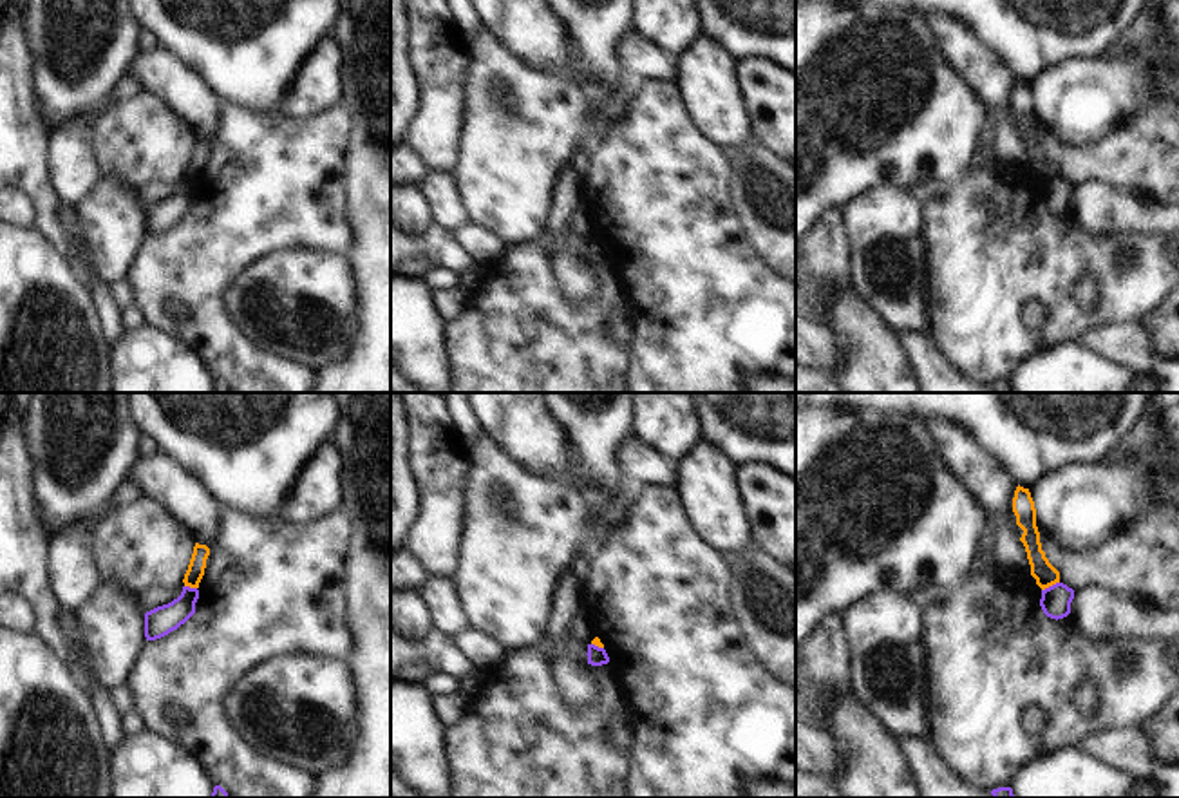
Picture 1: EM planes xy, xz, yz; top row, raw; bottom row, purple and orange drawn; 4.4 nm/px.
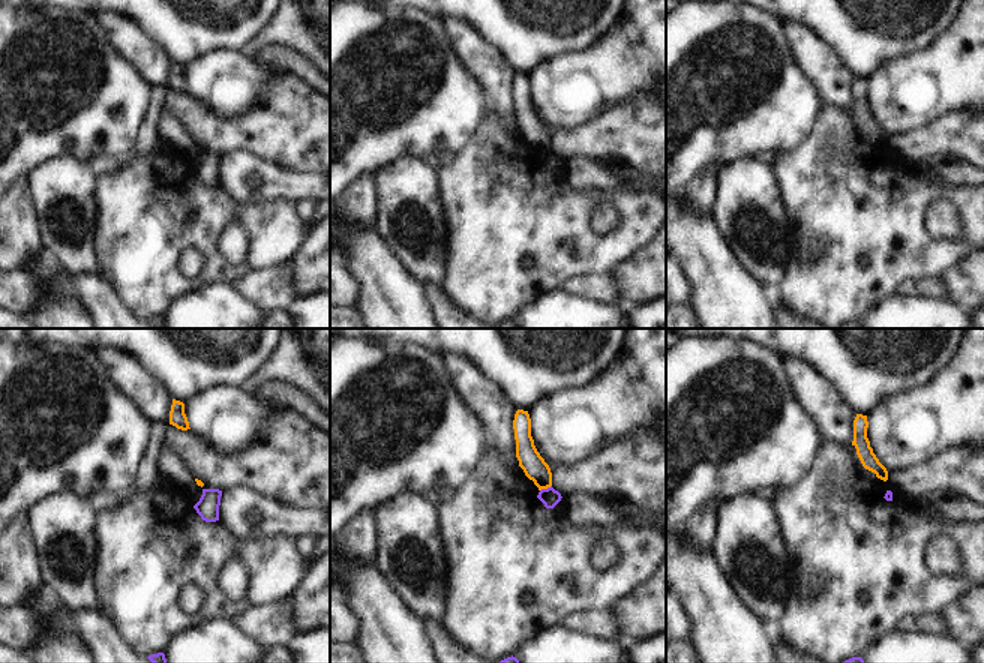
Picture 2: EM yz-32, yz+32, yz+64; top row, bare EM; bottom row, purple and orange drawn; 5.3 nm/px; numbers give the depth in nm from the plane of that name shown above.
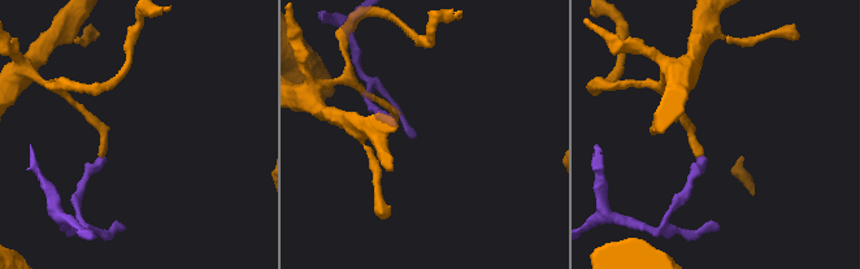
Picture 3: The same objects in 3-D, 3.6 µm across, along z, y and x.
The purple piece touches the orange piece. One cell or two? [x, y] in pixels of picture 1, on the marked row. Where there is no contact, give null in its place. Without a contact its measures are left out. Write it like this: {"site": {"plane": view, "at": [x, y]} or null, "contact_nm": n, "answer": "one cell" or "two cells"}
{"site": {"plane": "yz", "at": [1049, 587]}, "contact_nm": 90, "answer": "two cells"}

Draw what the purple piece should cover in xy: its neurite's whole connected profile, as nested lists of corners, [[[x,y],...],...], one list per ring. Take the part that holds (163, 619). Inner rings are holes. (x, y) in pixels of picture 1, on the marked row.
[[[183,586],[177,599],[145,613],[145,637],[156,641],[177,630],[195,613],[199,590]]]

